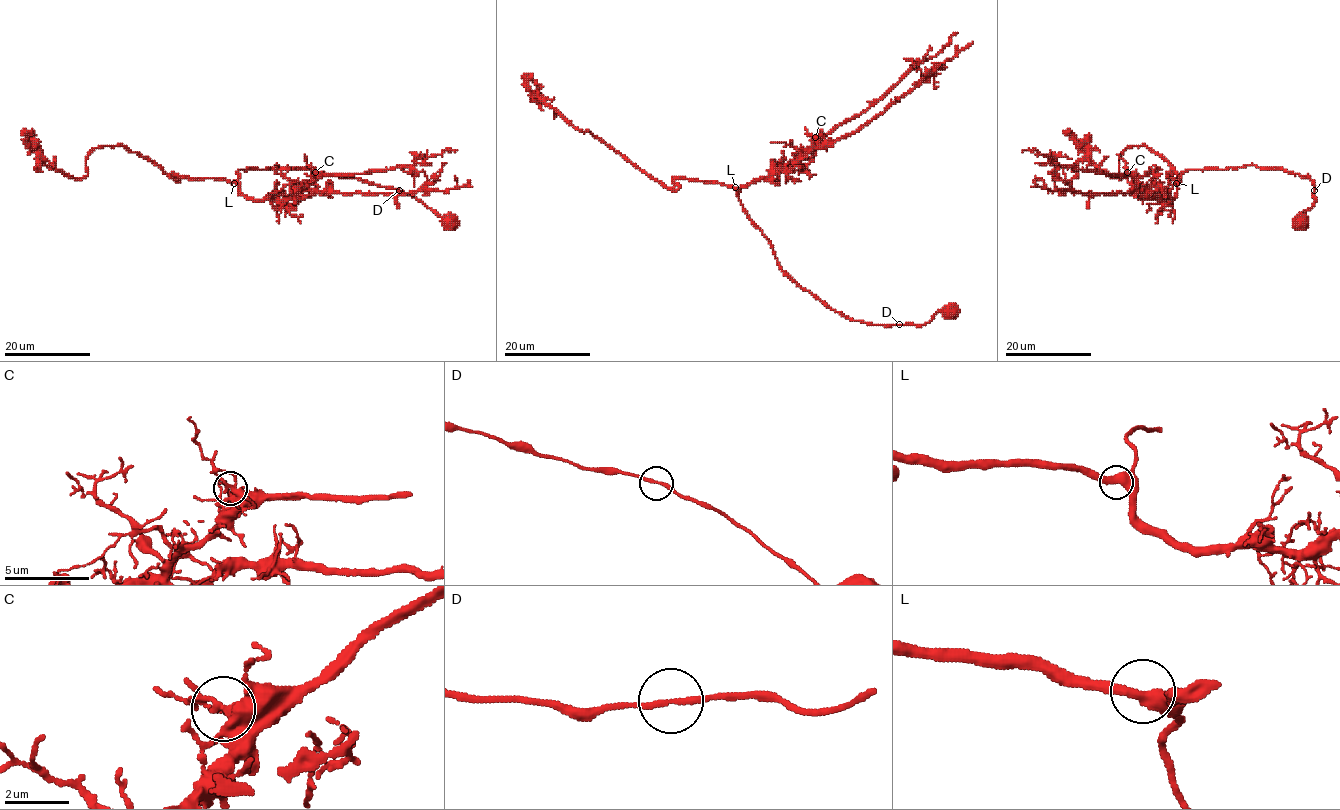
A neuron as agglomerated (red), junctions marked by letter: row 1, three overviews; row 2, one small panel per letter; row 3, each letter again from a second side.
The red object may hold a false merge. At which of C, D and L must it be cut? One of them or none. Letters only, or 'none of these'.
none of these

